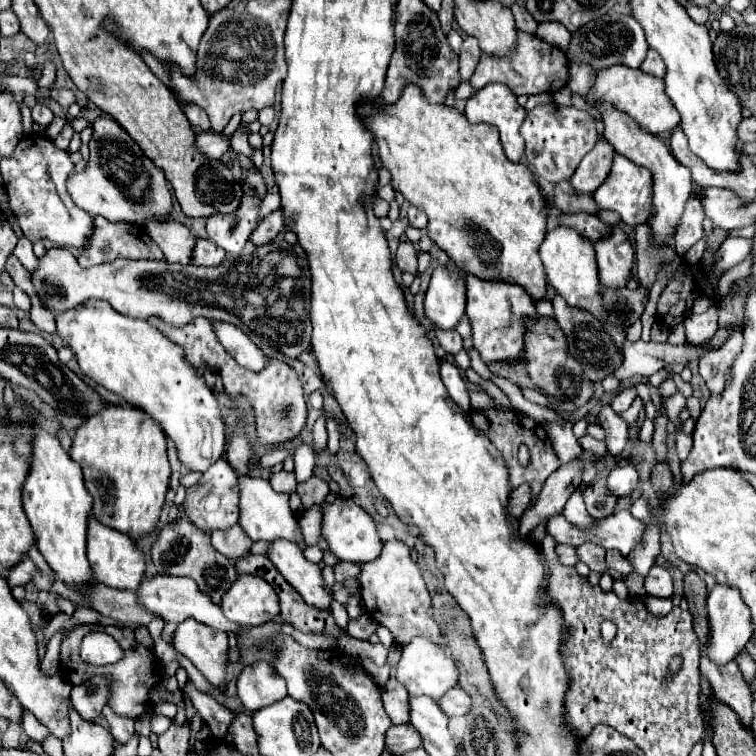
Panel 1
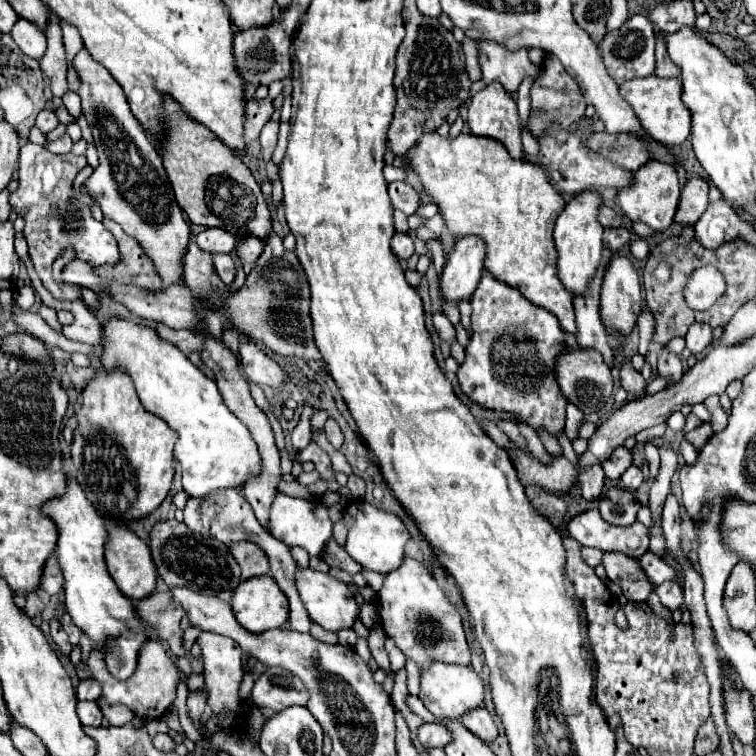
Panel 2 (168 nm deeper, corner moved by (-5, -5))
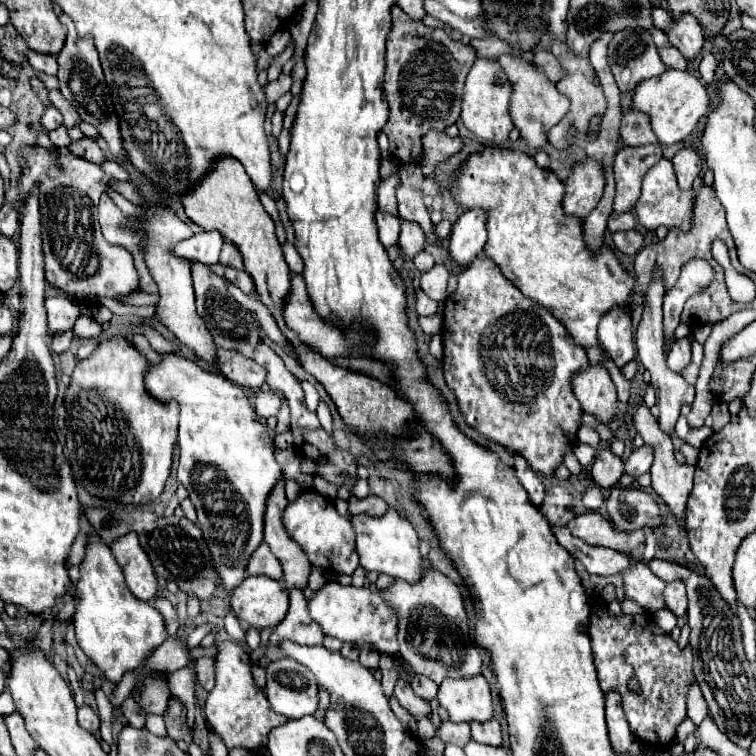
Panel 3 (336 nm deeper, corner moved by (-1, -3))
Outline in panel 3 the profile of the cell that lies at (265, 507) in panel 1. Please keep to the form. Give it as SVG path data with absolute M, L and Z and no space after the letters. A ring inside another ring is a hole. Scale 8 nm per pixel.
M304 490L296 502L290 502L284 510L284 526L294 542L306 552L308 560L316 568L334 570L336 574L352 576L358 564L358 554L354 546L354 528L350 516L340 516L330 498L316 490Z

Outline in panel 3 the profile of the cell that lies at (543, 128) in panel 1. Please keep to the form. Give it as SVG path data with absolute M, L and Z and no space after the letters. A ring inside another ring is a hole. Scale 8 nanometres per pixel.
M646 144L638 148L622 148L622 152L614 158L614 178L616 178L616 196L613 211L632 212L640 192L642 192L642 176L662 158L660 144Z

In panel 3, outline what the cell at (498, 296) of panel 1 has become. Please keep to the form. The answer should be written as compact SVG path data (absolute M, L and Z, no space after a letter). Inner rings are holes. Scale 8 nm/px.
M478 256L470 268L464 268L460 274L458 274L458 288L456 292L446 300L444 304L444 318L442 318L442 342L444 342L444 360L442 360L442 368L444 368L444 378L446 378L446 384L448 388L456 394L456 400L458 400L458 408L466 420L466 424L474 430L478 430L480 434L484 434L488 440L496 442L496 444L502 444L510 454L520 454L534 472L540 472L544 476L552 476L554 470L562 464L564 456L574 448L576 444L576 432L582 424L582 408L580 408L580 402L576 400L574 392L572 392L572 378L586 370L590 366L590 360L588 360L588 354L582 346L578 346L572 336L568 334L568 330L564 328L564 324L554 318L546 308L542 308L540 304L536 304L534 300L526 298L510 280L506 280L500 272L500 268L496 266L494 260L486 258L486 256Z

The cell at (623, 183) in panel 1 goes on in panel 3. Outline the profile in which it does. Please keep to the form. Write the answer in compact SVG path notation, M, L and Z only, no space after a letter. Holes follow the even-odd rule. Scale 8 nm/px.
M662 158L658 164L654 164L646 172L642 196L634 208L634 214L636 214L638 222L648 230L656 230L658 226L666 226L666 228L678 228L682 232L688 232L692 226L692 216L694 216L694 200L696 200L694 190L678 188L672 162Z

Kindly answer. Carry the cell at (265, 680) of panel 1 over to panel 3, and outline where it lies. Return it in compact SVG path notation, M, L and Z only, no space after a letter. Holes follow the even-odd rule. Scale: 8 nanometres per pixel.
M282 658L266 666L266 698L274 712L302 718L318 710L318 684L300 662Z

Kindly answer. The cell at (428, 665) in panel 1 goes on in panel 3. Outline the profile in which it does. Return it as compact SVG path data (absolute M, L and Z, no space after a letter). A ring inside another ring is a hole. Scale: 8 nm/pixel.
M484 676L444 680L438 690L438 700L448 710L452 722L486 722L494 716L492 692Z

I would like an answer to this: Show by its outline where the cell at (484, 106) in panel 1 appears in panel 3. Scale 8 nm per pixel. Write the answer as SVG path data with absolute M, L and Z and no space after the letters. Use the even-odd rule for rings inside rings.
M476 58L472 70L466 76L464 84L464 94L462 94L462 112L460 112L460 122L482 142L492 142L492 144L502 144L508 140L510 130L514 128L512 118L510 118L510 80L504 74L502 66L496 60L490 58Z

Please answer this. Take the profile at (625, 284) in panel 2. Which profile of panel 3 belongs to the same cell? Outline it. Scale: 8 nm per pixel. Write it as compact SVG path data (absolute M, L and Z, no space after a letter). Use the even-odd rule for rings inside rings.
M614 308L600 320L598 338L604 352L620 370L636 358L632 340L632 316L626 308Z

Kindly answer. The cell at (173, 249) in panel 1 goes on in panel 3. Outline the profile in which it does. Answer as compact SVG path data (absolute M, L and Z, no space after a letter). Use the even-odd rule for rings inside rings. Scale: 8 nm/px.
M198 262L192 264L192 280L194 280L198 316L206 322L206 328L210 330L216 346L226 348L226 350L236 350L242 356L252 358L256 346L262 340L260 328L258 328L258 322L252 318L252 314L232 298L232 294L228 292L226 280L210 272L206 264L198 264Z

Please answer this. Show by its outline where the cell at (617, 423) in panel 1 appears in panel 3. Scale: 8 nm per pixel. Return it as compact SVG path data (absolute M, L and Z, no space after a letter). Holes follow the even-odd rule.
M608 448L600 450L594 464L592 464L592 480L596 486L610 490L618 486L618 480L624 472L624 464L618 456L614 456Z

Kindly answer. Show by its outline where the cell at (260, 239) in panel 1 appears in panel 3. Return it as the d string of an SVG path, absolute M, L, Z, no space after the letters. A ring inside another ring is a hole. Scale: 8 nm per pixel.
M224 242L224 246L222 246L222 252L220 252L220 264L230 266L230 268L236 268L236 270L244 270L242 256L240 256L238 248L234 248L234 244L230 244L230 242Z

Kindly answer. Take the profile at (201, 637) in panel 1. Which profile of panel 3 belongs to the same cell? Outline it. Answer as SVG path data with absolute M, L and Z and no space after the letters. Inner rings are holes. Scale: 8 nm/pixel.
M234 642L220 644L220 650L216 654L216 686L206 698L204 712L210 728L224 738L228 750L240 746L250 752L258 752L266 748L268 732L288 722L286 716L276 714L270 708L264 692L254 684L250 654Z

